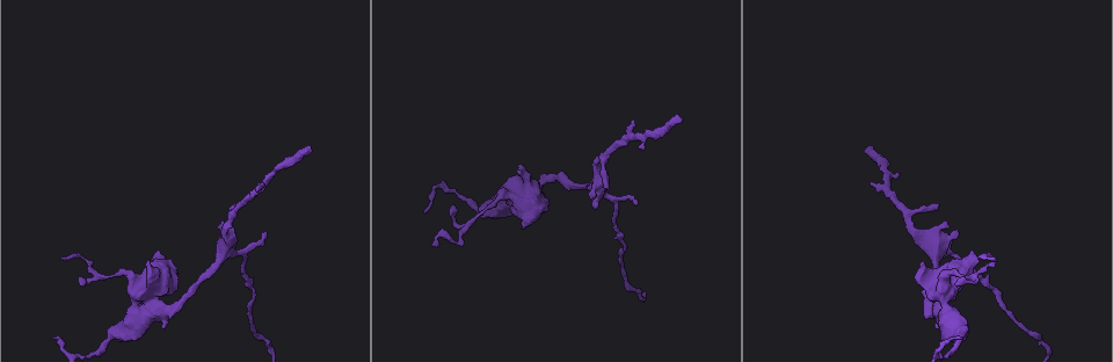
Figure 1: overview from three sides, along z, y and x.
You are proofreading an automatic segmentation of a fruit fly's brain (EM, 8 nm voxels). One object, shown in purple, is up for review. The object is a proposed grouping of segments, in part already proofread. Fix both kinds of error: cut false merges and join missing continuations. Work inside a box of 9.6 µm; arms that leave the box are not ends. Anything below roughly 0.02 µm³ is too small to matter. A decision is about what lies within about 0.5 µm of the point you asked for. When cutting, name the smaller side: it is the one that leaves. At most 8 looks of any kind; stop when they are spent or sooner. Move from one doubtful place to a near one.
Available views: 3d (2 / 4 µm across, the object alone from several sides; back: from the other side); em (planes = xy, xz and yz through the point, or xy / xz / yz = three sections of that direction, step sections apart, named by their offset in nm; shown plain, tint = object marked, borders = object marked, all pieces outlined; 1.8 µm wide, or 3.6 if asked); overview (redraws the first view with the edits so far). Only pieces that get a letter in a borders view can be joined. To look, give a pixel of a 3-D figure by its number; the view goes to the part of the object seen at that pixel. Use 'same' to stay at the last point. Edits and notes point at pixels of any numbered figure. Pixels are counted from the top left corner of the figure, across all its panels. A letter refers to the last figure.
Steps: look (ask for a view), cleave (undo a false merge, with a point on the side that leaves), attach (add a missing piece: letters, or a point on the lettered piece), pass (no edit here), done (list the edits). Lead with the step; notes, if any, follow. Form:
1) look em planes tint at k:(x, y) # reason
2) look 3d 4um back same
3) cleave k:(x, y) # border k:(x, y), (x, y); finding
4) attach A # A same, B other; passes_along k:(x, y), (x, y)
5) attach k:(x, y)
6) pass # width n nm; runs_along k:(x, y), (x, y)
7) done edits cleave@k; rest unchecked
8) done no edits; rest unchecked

look em planes borders at 1:(994, 261) # an open end

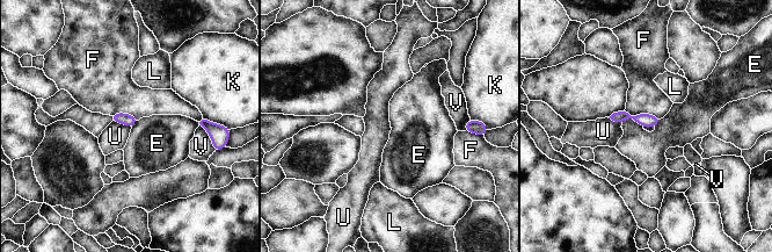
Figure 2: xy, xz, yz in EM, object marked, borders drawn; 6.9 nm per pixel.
pass # width 80 nm; E other, F other, K other, L other, U other, V other; border 2:(111, 121), (117, 121), (131, 128); none of them fits

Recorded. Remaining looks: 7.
look em xy step 8 tint at 1:(969, 252) # free end

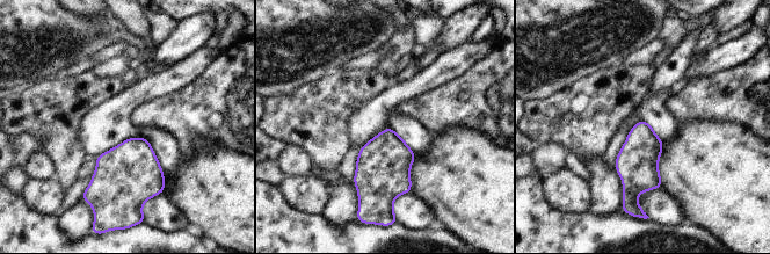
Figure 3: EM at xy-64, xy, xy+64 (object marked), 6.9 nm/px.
look em planes borders same # cut it another way

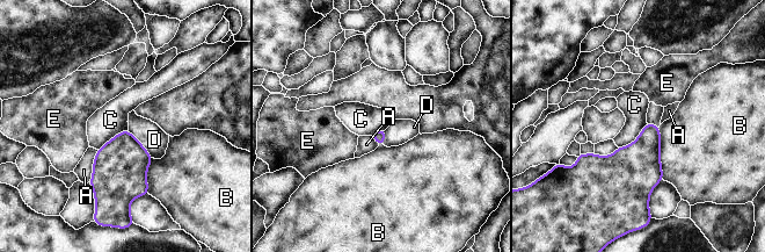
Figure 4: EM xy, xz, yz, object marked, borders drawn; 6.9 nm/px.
pass # A other, B other, C other, D other, E other; border 4:(647, 123), (631, 143), (618, 148); none of them fits

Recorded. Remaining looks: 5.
look em xy step 4 borders at 1:(938, 206)

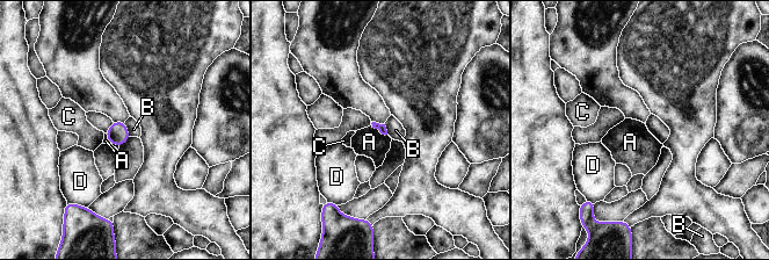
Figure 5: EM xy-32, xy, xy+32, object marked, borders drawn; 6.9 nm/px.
look em planes borders same

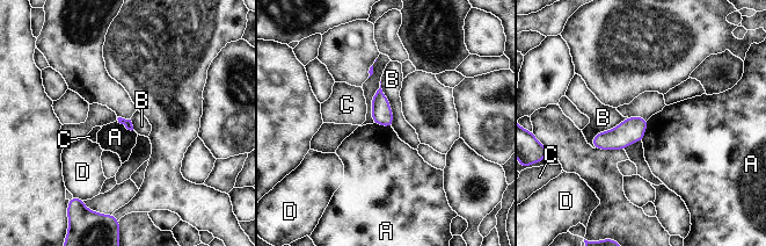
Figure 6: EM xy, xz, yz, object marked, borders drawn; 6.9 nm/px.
pass # longest_contact B 320 nm; A other, B other, C other, D other; none of them fits

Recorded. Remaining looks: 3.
done no edits; rest unchecked

